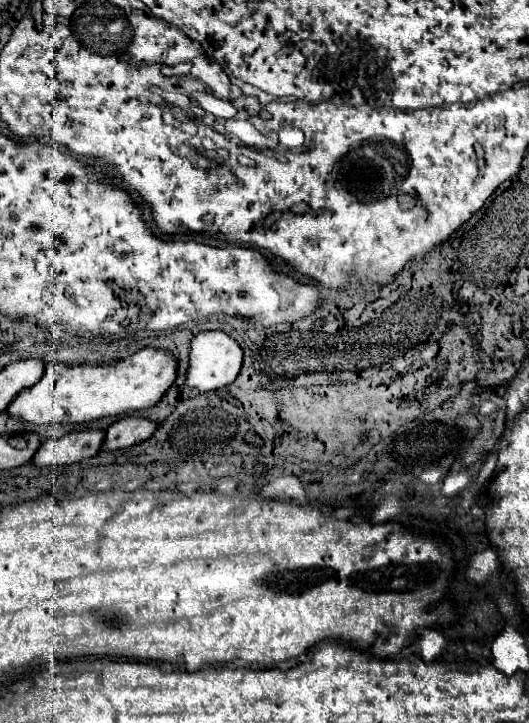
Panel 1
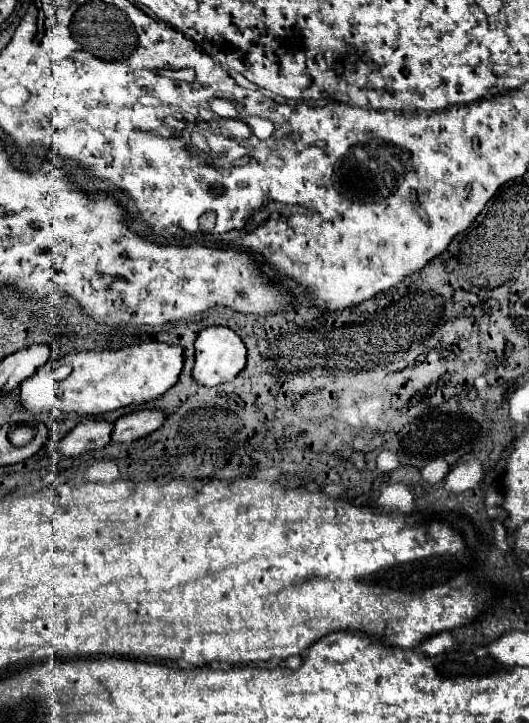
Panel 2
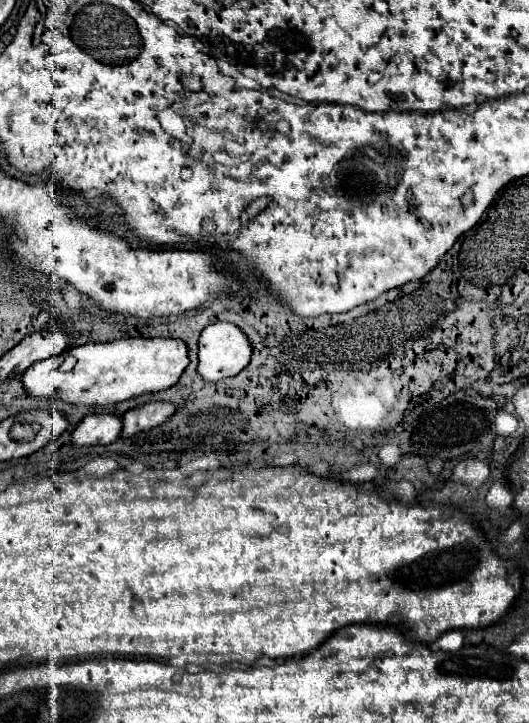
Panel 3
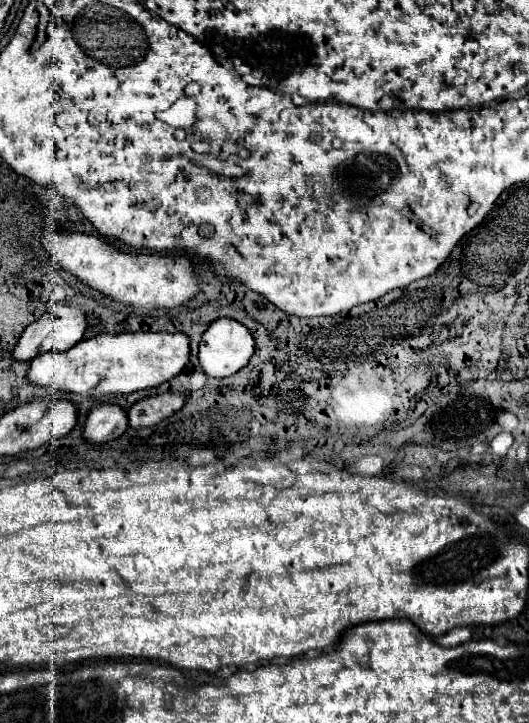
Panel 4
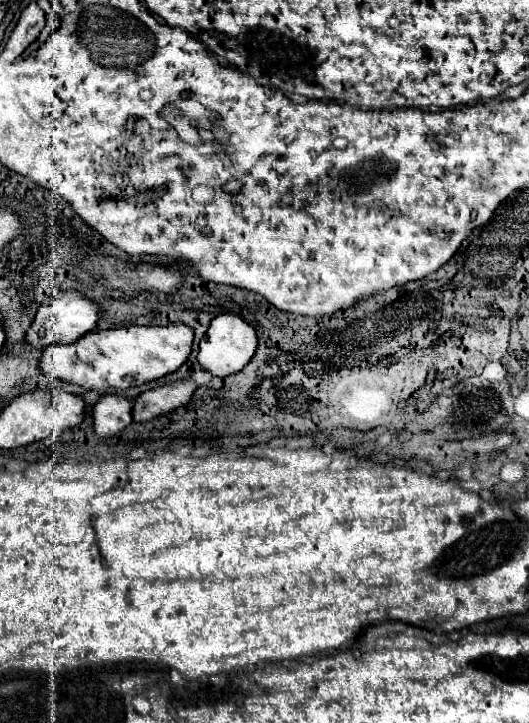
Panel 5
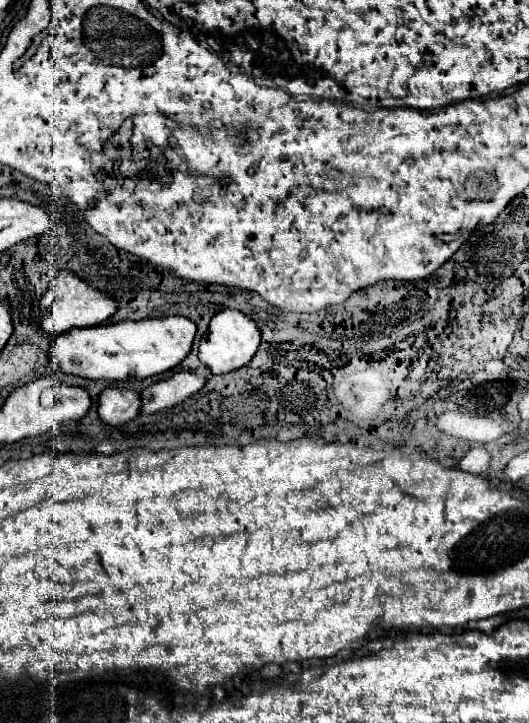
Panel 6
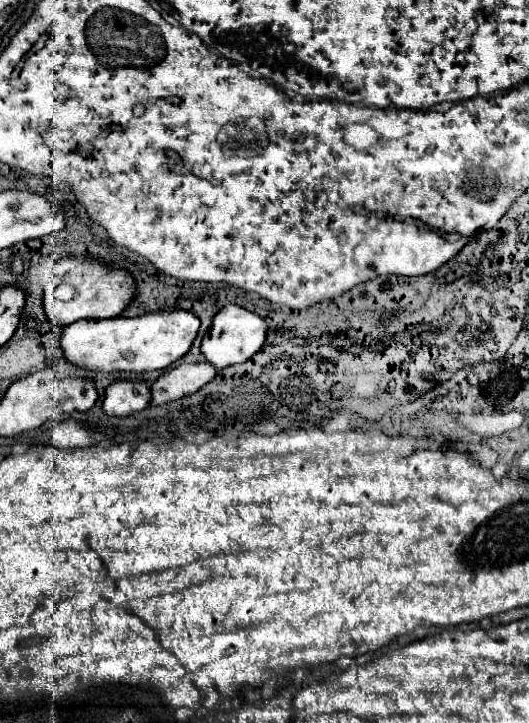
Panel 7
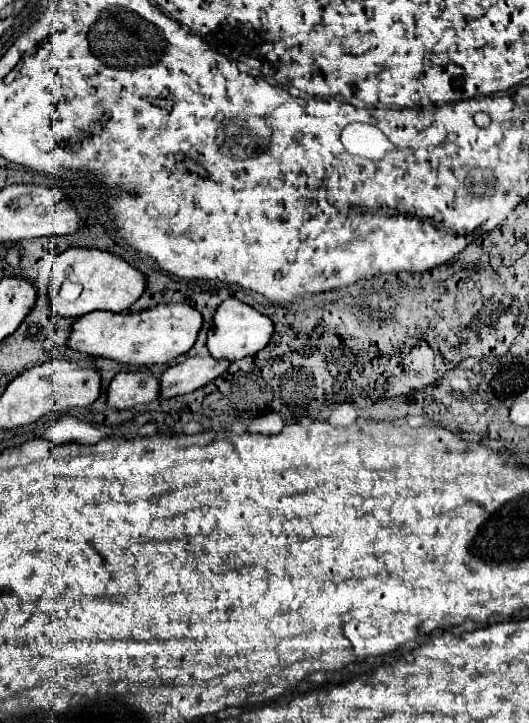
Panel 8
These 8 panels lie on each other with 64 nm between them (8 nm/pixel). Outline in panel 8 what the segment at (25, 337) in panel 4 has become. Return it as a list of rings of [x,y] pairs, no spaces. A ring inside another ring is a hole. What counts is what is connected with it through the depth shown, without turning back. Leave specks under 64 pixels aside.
[[[70,248],[56,258],[48,284],[48,302],[60,318],[80,318],[94,310],[124,312],[142,296],[144,286],[146,278],[120,256],[96,248]]]

